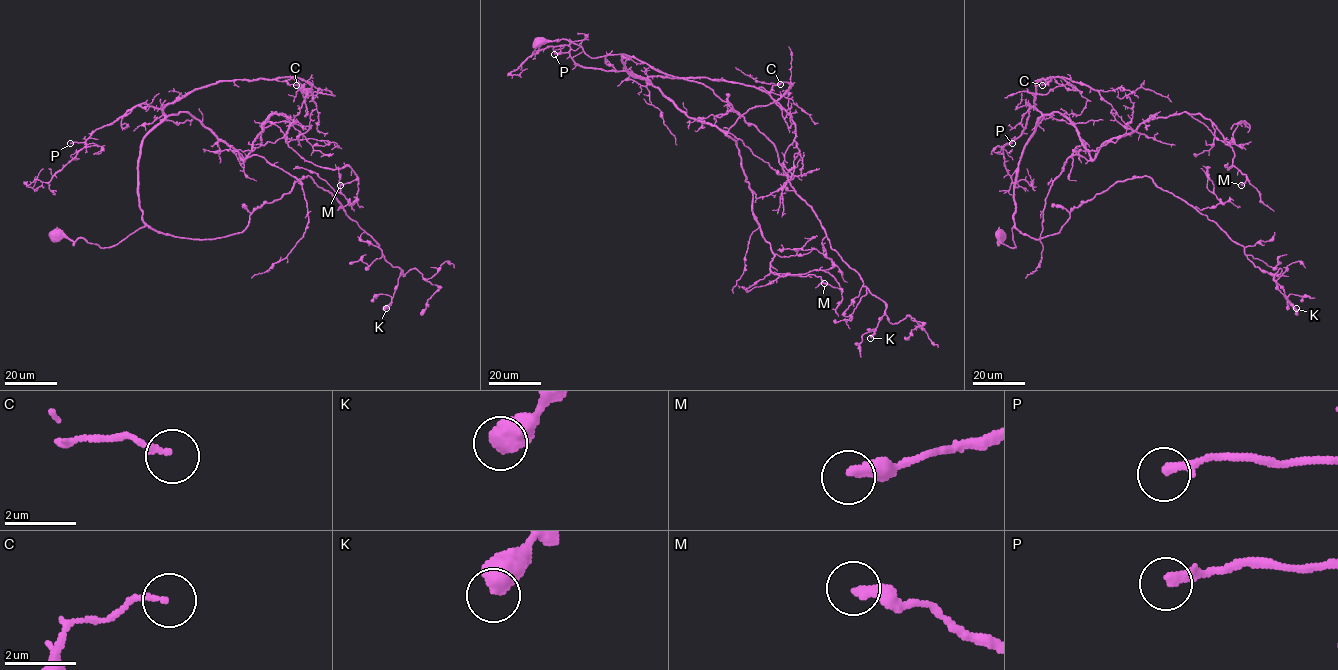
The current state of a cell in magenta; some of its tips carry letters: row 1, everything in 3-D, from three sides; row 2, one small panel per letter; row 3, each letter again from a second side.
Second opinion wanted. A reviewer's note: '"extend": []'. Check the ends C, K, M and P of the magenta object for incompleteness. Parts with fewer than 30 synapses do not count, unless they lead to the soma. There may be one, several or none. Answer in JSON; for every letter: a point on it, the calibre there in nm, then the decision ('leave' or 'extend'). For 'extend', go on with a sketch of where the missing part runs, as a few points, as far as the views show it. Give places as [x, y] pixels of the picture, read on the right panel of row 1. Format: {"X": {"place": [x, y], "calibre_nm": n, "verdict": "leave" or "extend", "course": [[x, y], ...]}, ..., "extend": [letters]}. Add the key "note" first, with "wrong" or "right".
{"note": "wrong", "C": {"place": [1042, 85], "calibre_nm": 130, "verdict": "leave"}, "K": {"place": [1296, 308], "calibre_nm": 500, "verdict": "leave"}, "M": {"place": [1241, 185], "calibre_nm": 300, "verdict": "leave"}, "P": {"place": [1012, 143], "calibre_nm": 280, "verdict": "extend", "course": [[1012, 143], [1012, 158], [999, 169], [995, 180], [1005, 190]]}, "extend": ["P"]}

